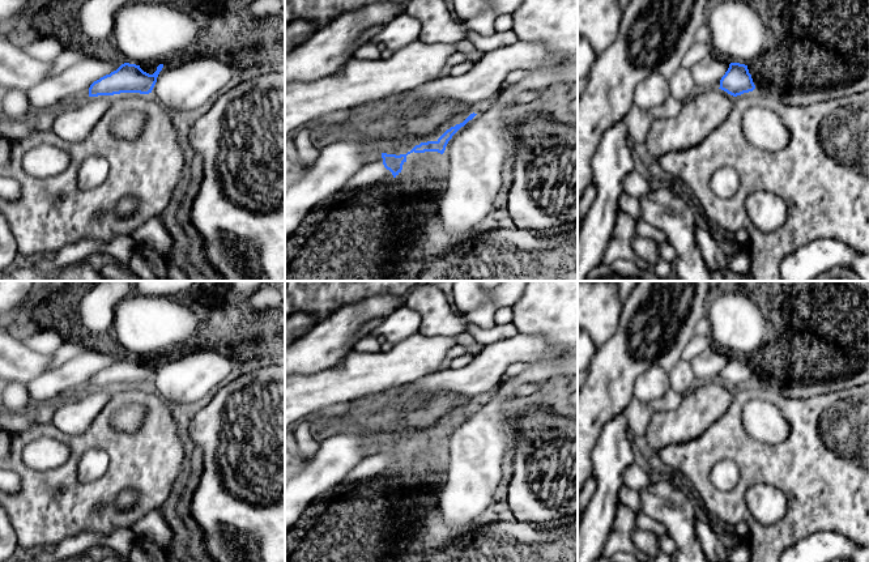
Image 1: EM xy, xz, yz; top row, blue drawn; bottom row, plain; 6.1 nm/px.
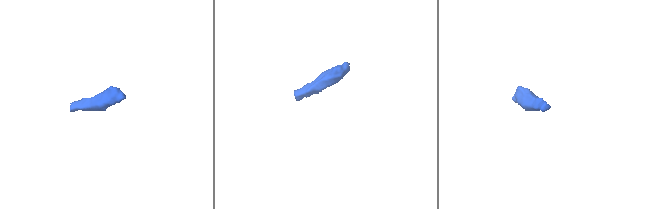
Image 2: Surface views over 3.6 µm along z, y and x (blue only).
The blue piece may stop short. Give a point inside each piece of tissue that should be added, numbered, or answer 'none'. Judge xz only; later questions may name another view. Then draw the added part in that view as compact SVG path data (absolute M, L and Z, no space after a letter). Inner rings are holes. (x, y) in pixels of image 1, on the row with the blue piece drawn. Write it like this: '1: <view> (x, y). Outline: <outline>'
1: xz (374, 173). Outline: M382 154L375 159L370 161L361 170L358 170L353 176L348 179L338 195L342 197L350 195L354 190L358 191L362 187L370 187L372 184L379 184L383 182L393 180L393 175L383 165Z

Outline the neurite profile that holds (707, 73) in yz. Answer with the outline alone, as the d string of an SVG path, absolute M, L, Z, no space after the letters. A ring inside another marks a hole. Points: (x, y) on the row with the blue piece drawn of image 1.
M715 52L690 68L691 76L700 90L719 89L720 80L729 68L729 61Z

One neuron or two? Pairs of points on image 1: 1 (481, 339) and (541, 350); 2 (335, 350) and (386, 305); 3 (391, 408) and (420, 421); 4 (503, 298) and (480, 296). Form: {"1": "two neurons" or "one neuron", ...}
{"1": "two neurons", "2": "one neuron", "3": "two neurons", "4": "one neuron"}

